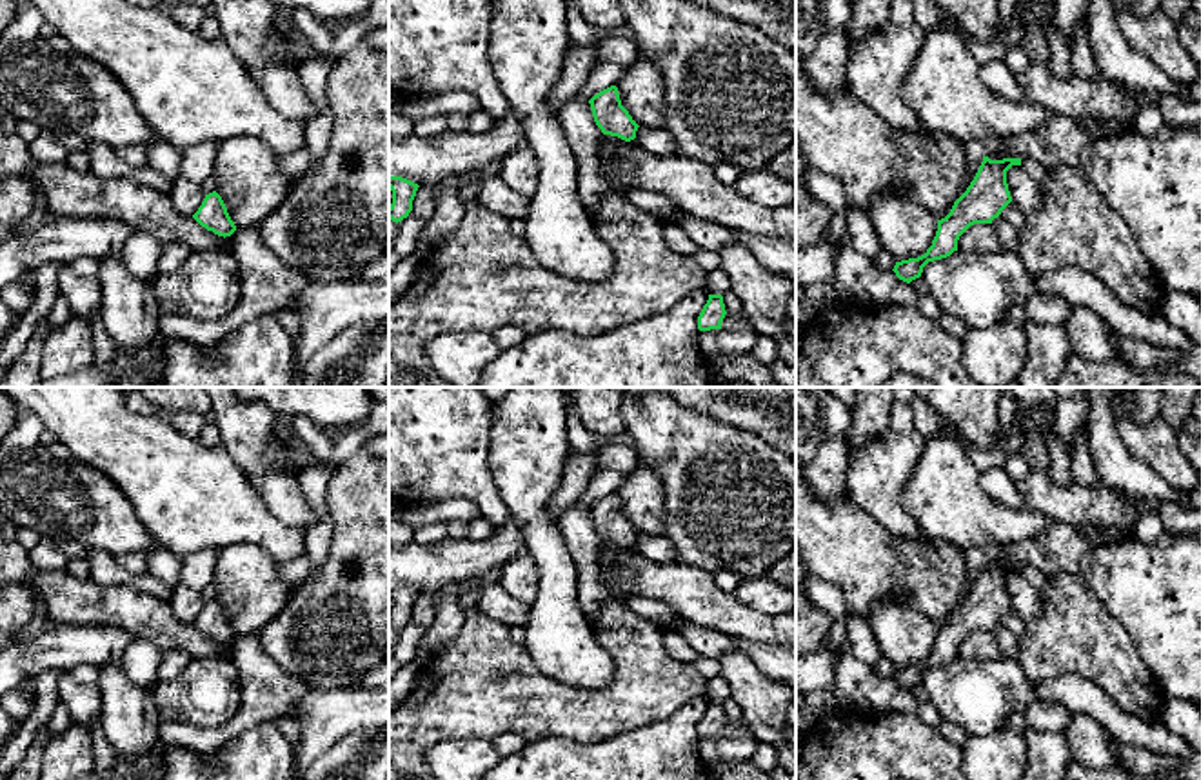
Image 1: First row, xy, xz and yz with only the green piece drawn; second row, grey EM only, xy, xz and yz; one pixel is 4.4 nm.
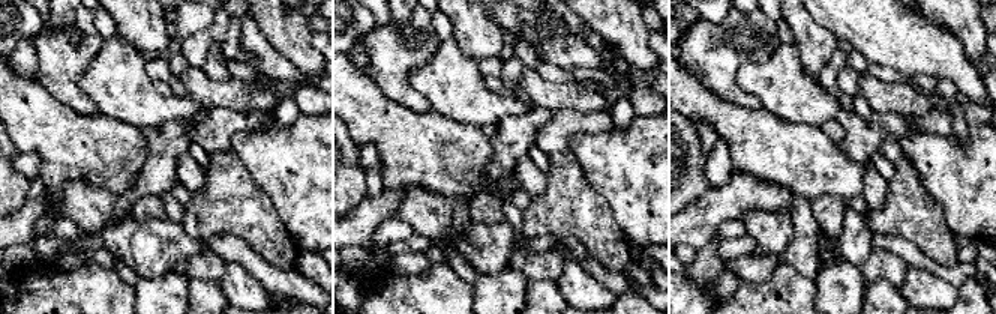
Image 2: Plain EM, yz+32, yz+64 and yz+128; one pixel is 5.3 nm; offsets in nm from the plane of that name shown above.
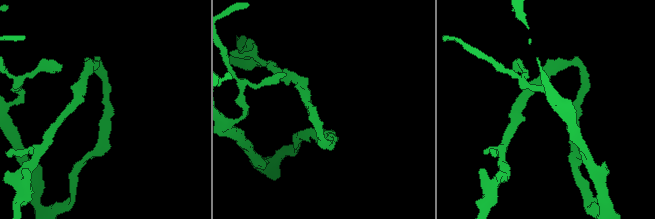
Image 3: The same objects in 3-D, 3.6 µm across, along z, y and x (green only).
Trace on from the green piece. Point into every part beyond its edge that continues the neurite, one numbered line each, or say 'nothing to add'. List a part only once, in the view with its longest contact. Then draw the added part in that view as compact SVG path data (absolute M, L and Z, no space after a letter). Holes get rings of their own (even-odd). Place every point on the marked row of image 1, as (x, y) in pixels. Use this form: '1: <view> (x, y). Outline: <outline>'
nothing to add

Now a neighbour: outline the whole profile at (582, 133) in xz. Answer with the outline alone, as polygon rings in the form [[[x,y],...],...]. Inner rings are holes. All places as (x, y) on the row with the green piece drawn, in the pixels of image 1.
[[[580,91],[560,111],[558,120],[572,149],[578,167],[578,196],[585,211],[594,216],[600,198],[607,193],[609,182],[598,167],[598,145],[601,129],[596,125],[589,100]]]

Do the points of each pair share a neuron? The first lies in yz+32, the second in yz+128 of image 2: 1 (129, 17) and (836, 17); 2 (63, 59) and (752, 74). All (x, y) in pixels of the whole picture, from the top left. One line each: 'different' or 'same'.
1: different
2: different

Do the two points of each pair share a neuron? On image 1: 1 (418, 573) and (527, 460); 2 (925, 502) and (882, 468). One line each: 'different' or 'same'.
1: different
2: different

